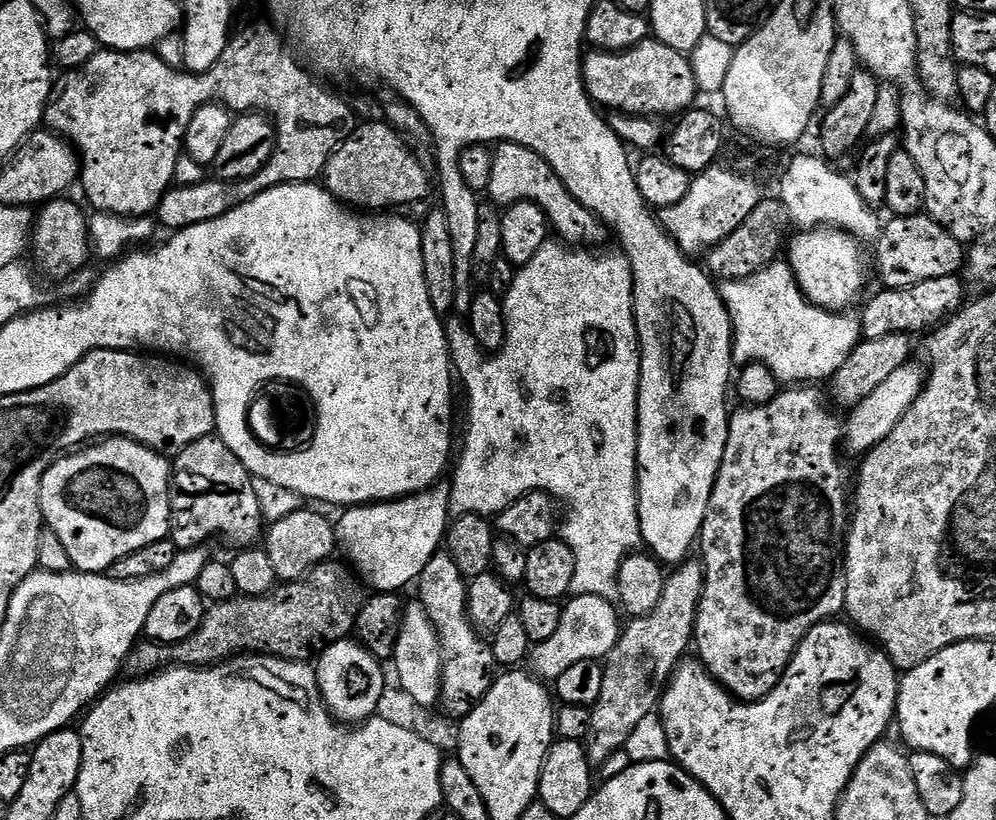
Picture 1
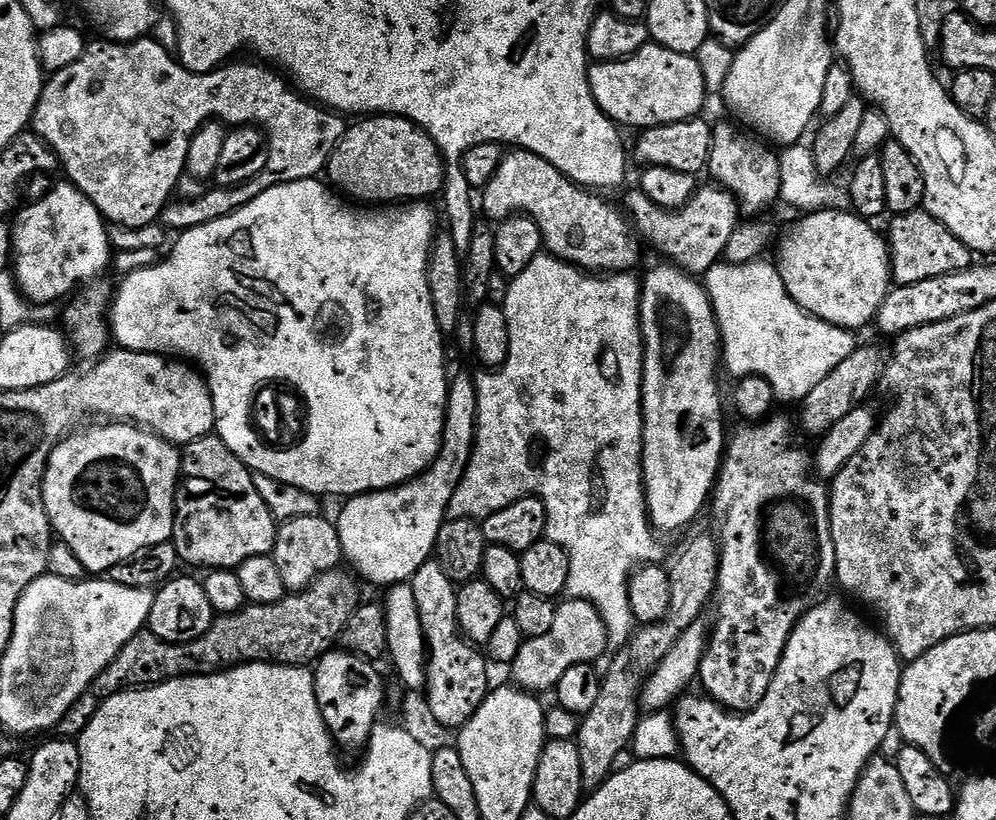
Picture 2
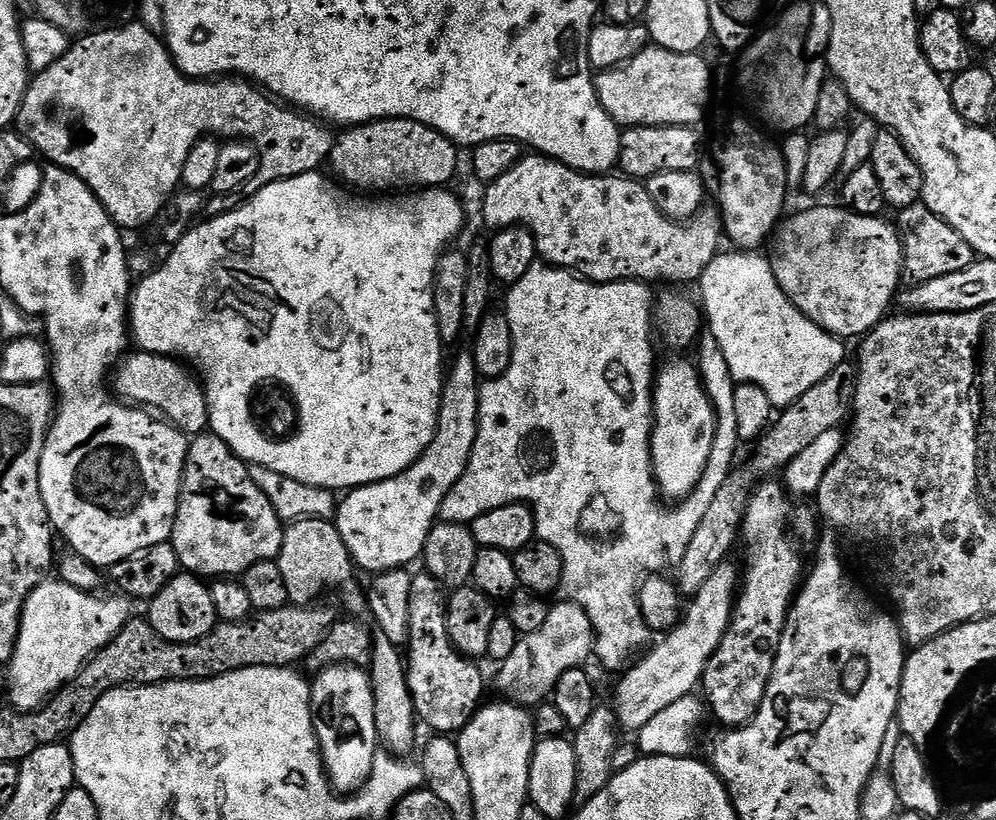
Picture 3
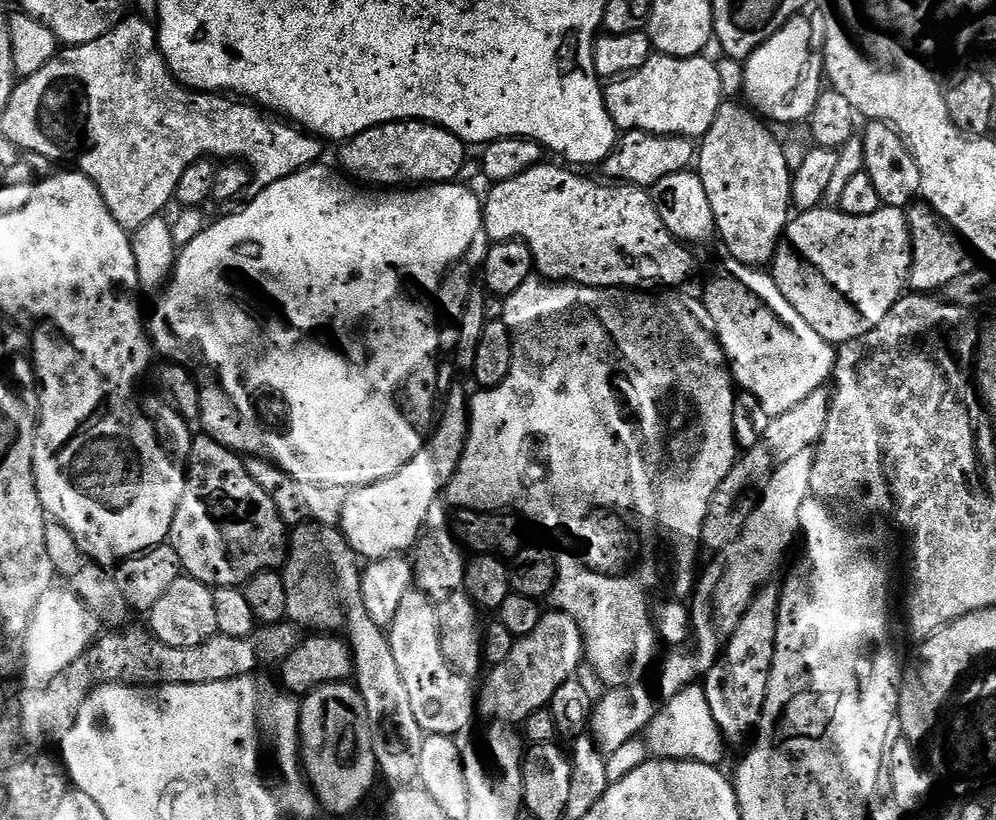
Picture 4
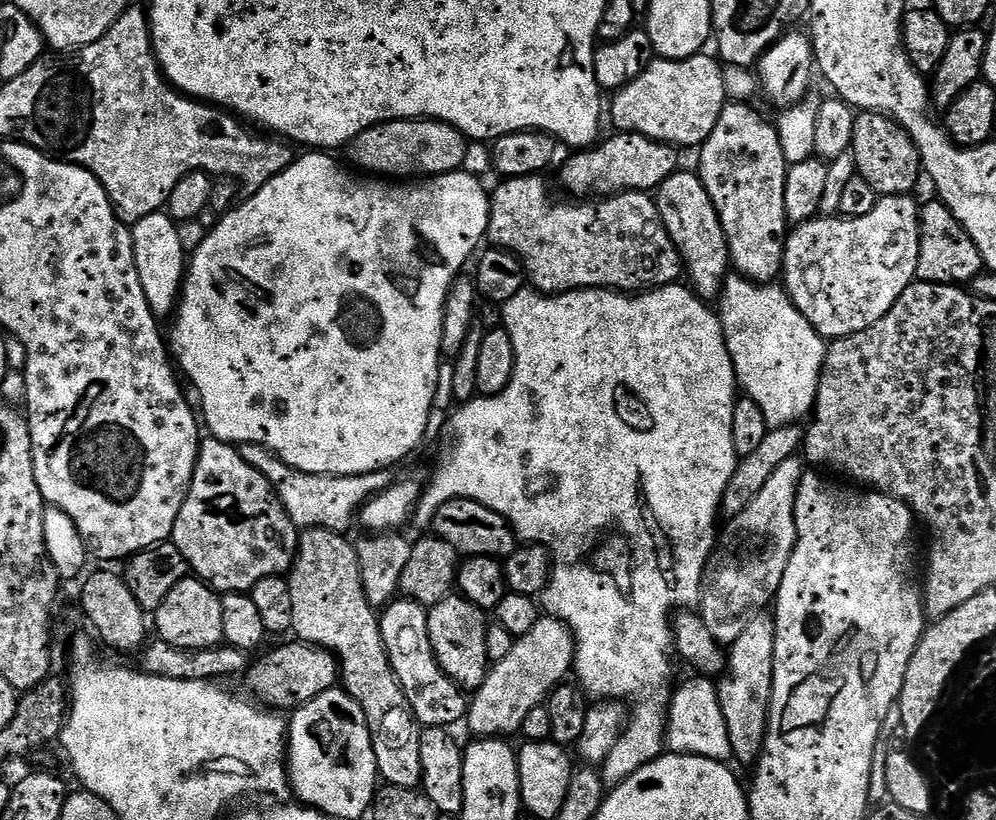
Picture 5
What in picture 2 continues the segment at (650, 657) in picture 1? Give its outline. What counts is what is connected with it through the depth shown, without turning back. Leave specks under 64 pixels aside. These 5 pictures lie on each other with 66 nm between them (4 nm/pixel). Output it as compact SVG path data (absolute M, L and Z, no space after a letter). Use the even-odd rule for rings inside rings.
M715 535L696 536L693 540L688 540L684 544L684 549L673 558L672 564L667 565L668 577L670 578L670 602L668 603L668 613L656 624L645 624L637 627L632 633L627 644L621 644L615 649L616 657L608 664L608 673L603 673L598 699L594 701L594 707L588 711L580 721L580 732L575 738L578 746L578 758L582 761L582 778L584 787L588 790L601 788L612 775L617 767L620 756L623 752L629 751L632 743L632 735L636 729L642 715L640 705L640 692L646 679L659 666L661 658L678 642L678 638L697 620L704 606L713 599L716 591L716 578L720 569L720 546Z

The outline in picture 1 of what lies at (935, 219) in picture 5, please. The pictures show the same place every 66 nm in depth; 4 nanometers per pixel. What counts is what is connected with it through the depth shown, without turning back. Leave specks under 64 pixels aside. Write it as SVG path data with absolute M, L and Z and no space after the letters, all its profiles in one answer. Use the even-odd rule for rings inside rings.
M927 213L891 217L889 221L883 225L875 245L878 272L887 289L906 289L930 278L957 275L963 269L966 262L963 243Z

